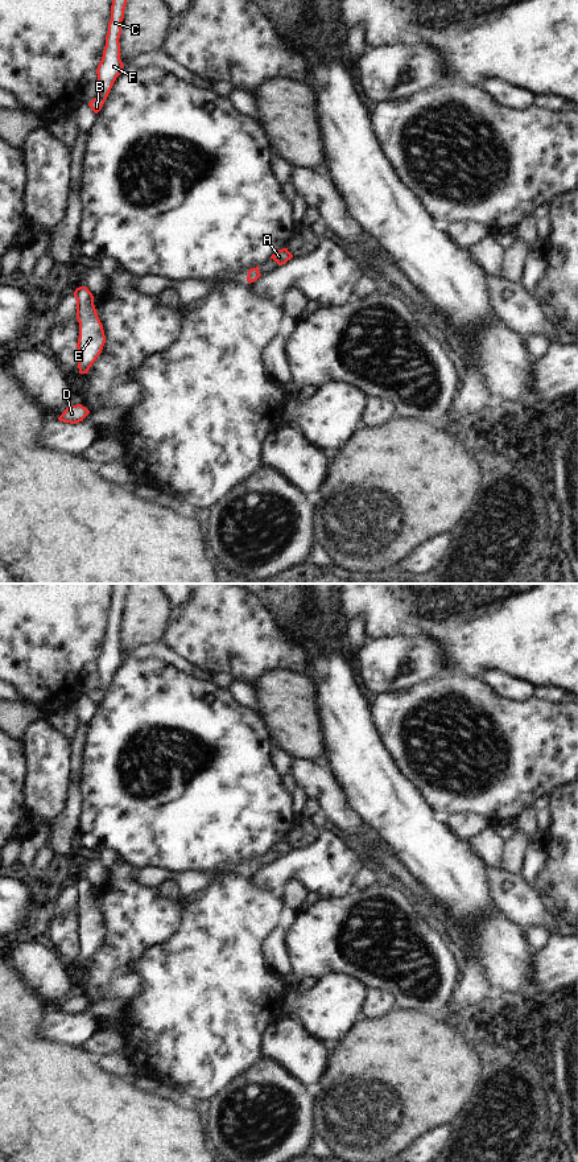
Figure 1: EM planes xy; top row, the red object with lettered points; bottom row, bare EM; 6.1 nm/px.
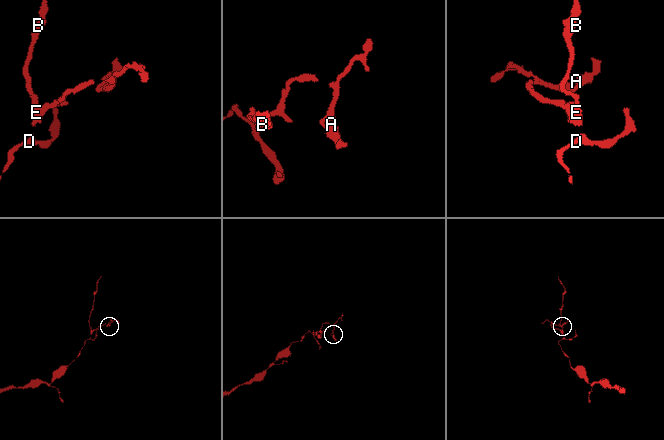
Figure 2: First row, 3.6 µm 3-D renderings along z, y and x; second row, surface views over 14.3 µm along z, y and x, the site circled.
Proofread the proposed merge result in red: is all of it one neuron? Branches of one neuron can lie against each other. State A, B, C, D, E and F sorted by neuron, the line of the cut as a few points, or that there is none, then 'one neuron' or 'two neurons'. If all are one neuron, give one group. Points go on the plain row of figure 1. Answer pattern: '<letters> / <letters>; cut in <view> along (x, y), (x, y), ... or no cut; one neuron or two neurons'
A B C D E F; no cut; one neuron

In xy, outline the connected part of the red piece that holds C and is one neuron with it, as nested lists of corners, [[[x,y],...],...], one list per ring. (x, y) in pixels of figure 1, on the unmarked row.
[[[113,584],[112,597],[111,597],[111,611],[108,614],[108,625],[106,627],[106,638],[103,642],[102,652],[96,660],[99,685],[92,691],[88,697],[98,705],[116,669],[120,667],[124,656],[120,651],[120,635],[119,630],[121,626],[121,613],[124,610],[124,601],[127,597],[127,589],[129,584]]]

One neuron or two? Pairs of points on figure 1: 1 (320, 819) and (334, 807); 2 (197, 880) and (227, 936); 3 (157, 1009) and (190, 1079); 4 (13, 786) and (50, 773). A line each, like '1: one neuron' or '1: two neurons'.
1: two neurons
2: two neurons
3: one neuron
4: two neurons

